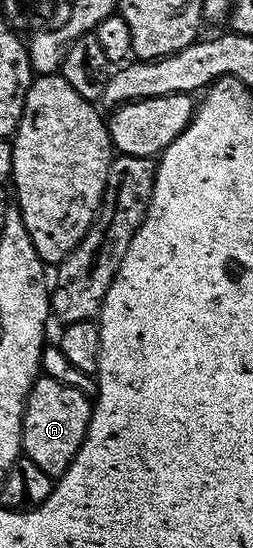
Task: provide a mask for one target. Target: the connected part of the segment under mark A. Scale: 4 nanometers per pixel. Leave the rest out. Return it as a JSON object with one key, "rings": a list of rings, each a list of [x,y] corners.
{"rings":[[[43,375],[37,377],[28,396],[28,402],[24,404],[23,456],[38,463],[38,467],[42,467],[42,471],[46,471],[46,475],[50,475],[53,479],[59,479],[72,466],[72,461],[76,458],[80,444],[84,442],[88,424],[92,418],[92,407],[93,402],[86,395],[82,395],[82,391],[78,391],[74,387],[66,387],[66,383],[58,383],[58,379],[50,379]]]}

